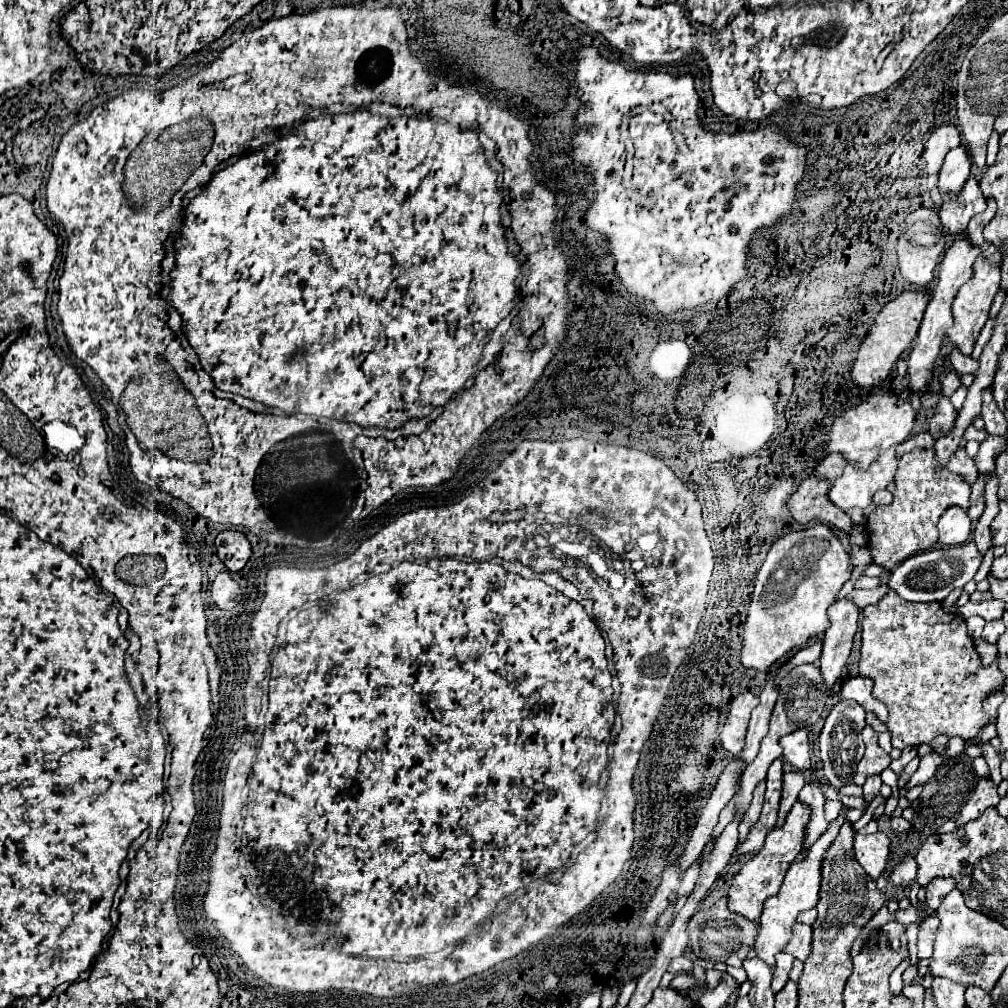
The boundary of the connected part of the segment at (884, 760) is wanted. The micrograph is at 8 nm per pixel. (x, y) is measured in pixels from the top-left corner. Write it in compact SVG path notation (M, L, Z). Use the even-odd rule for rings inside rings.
M869 724L863 730L863 740L865 740L865 748L867 750L865 750L865 756L859 762L859 770L857 770L855 778L853 778L853 782L857 786L863 786L867 776L881 774L891 764L891 756L877 744L877 732Z

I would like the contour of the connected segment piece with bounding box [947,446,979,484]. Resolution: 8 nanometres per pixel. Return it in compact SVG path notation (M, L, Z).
M963 446L955 452L955 456L951 456L951 460L949 460L949 464L947 464L947 470L951 470L951 472L963 476L963 480L965 480L967 484L975 484L975 480L979 478L977 468L975 468L975 462L963 452Z

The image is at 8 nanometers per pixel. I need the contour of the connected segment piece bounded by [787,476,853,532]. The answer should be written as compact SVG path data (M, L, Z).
M817 476L805 478L797 488L797 492L789 498L787 506L791 510L791 516L801 524L821 522L849 532L853 528L849 514L841 508L835 508L835 504L831 504L827 496L831 482L833 480L825 480Z

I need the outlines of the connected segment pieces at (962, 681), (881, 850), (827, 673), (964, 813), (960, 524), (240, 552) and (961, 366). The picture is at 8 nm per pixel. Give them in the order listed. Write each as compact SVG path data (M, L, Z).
M889 590L883 600L863 608L863 646L859 660L859 674L873 678L873 698L883 702L889 710L887 726L891 728L893 748L907 748L929 744L935 736L961 736L965 740L975 738L991 718L983 710L983 700L995 692L1003 692L1005 676L999 670L997 658L993 664L983 666L981 656L975 650L975 642L965 628L965 618L945 612L939 602L919 604L907 602L897 592Z
M885 832L875 834L855 834L855 858L863 866L863 870L877 880L887 866L889 858L889 838Z
M839 598L829 606L829 620L831 620L831 626L823 634L823 652L819 662L827 690L835 686L851 654L853 636L857 632L859 608L849 598Z
M979 778L975 790L971 792L971 798L955 818L959 824L965 824L969 820L975 820L981 812L985 812L991 806L997 806L1001 796L997 794L997 784L993 784L991 778Z
M959 506L947 508L945 514L939 518L939 544L943 546L955 546L963 544L971 536L971 520L967 512Z
M239 530L219 532L215 538L215 548L217 548L219 560L231 572L239 572L251 556L251 544L249 544L247 536Z
M953 348L953 352L951 352L951 364L953 364L953 368L955 368L959 374L967 374L967 372L975 374L977 368L979 368L979 360L963 354L959 348Z

